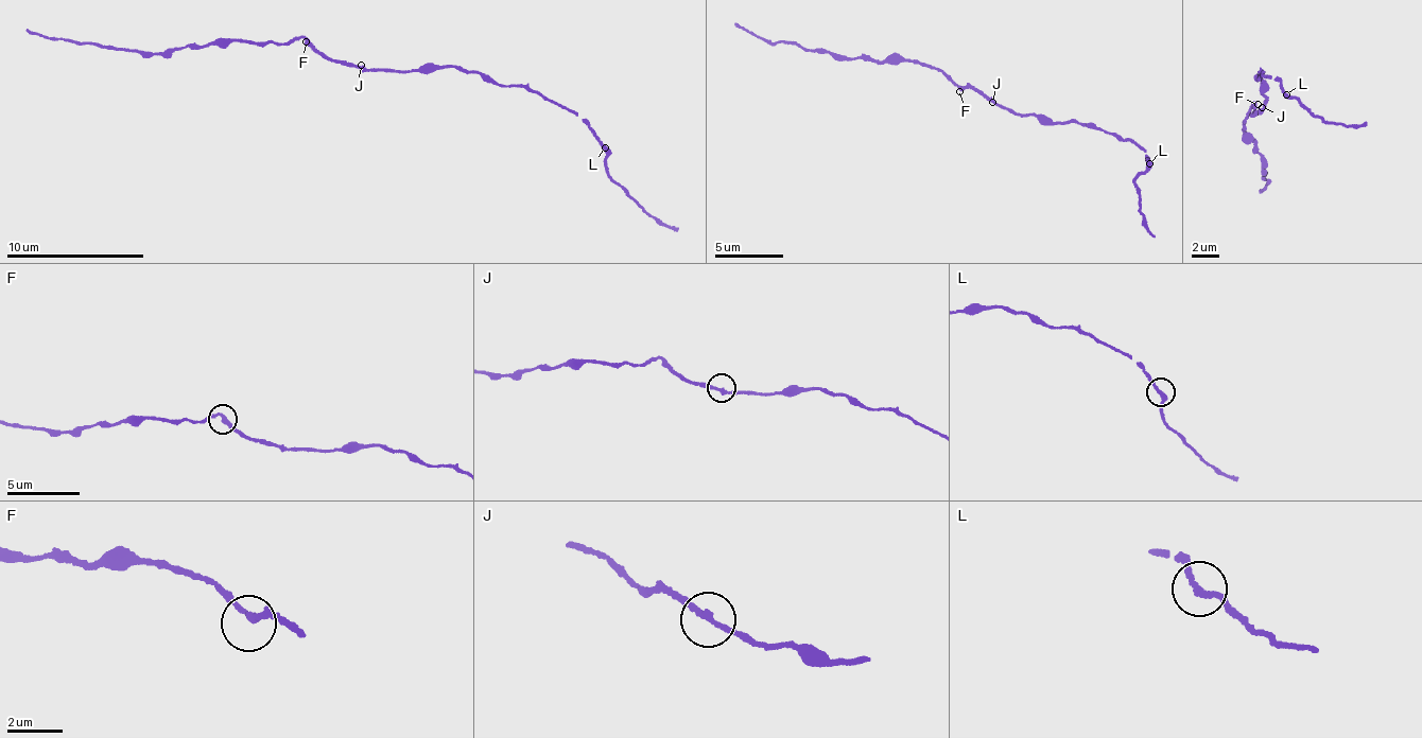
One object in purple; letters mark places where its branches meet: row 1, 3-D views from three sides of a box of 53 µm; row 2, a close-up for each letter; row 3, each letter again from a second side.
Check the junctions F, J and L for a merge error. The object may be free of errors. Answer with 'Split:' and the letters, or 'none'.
Split: none

